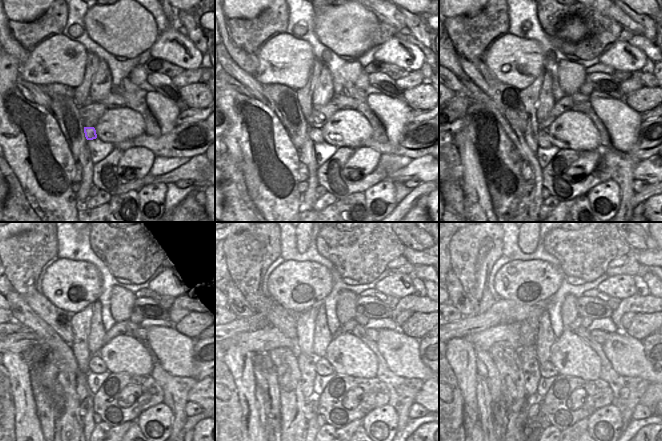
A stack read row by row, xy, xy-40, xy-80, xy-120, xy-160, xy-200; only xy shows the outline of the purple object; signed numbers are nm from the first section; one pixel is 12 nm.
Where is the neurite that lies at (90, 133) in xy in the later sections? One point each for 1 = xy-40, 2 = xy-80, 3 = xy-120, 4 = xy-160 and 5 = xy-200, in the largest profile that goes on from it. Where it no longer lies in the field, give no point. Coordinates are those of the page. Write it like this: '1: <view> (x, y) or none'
1: xy-40 (315, 134)
2: xy-80 (544, 141)
3: xy-120 (96, 364)
4: xy-160 (323, 368)
5: xy-200 (547, 369)

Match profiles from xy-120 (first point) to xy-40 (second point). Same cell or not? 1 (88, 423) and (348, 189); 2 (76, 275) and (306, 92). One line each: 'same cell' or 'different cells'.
1: different cells
2: different cells

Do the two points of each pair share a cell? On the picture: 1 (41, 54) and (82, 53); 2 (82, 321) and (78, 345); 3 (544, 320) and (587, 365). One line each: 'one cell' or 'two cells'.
1: one cell
2: one cell
3: two cells

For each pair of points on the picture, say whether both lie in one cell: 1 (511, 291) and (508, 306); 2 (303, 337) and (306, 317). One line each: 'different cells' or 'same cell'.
1: different cells
2: same cell

